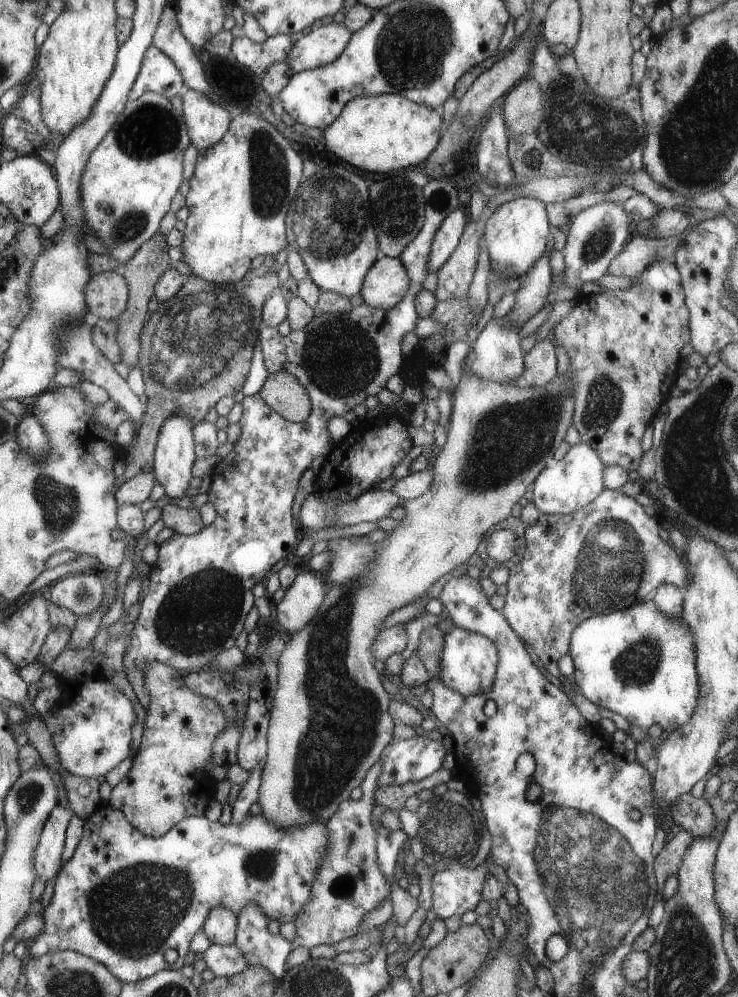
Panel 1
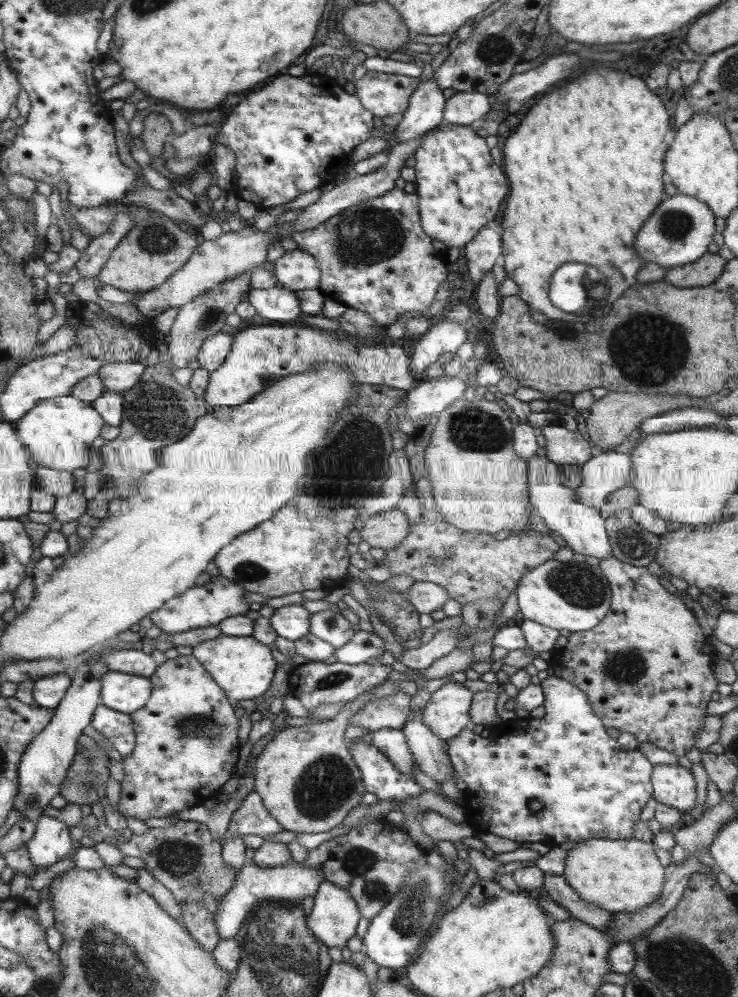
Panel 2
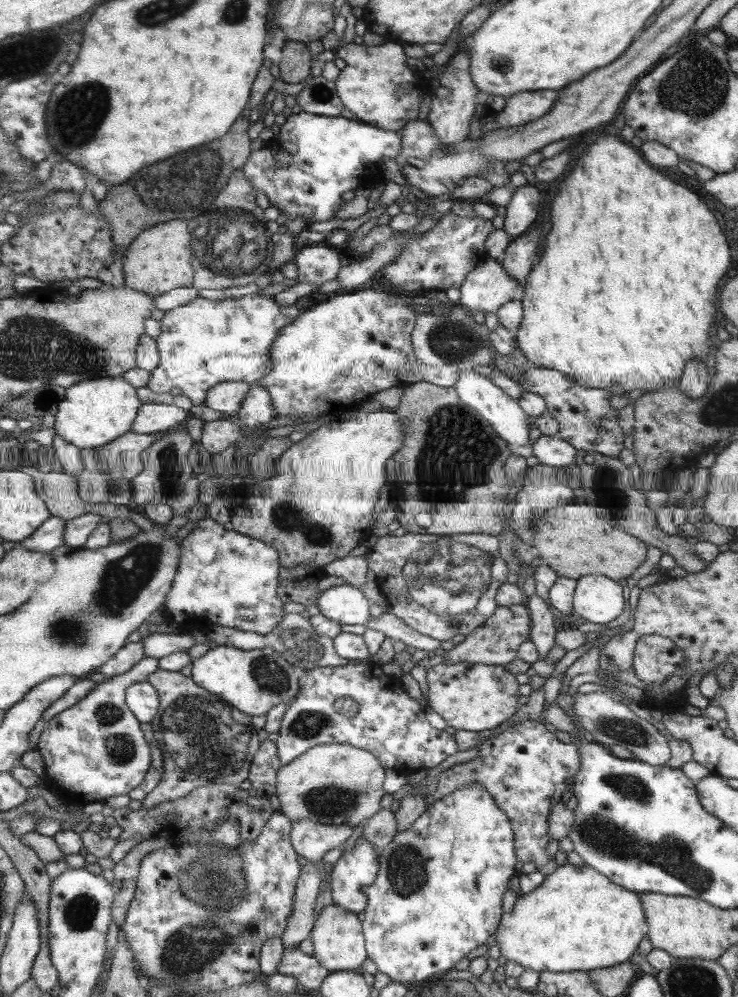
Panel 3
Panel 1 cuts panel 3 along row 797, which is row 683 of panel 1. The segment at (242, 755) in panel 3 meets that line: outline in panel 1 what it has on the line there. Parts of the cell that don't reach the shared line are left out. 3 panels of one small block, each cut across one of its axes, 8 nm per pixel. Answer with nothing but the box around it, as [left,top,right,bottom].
[109,662,226,837]

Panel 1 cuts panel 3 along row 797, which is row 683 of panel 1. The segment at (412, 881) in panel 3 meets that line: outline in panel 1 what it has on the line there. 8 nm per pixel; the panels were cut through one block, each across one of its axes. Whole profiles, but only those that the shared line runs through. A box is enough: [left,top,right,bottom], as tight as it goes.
[437,626,498,696]

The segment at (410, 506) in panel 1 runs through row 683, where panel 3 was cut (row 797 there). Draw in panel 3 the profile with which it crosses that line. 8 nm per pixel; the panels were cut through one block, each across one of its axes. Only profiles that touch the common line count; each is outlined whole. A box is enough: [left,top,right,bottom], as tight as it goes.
[274,744,383,828]

